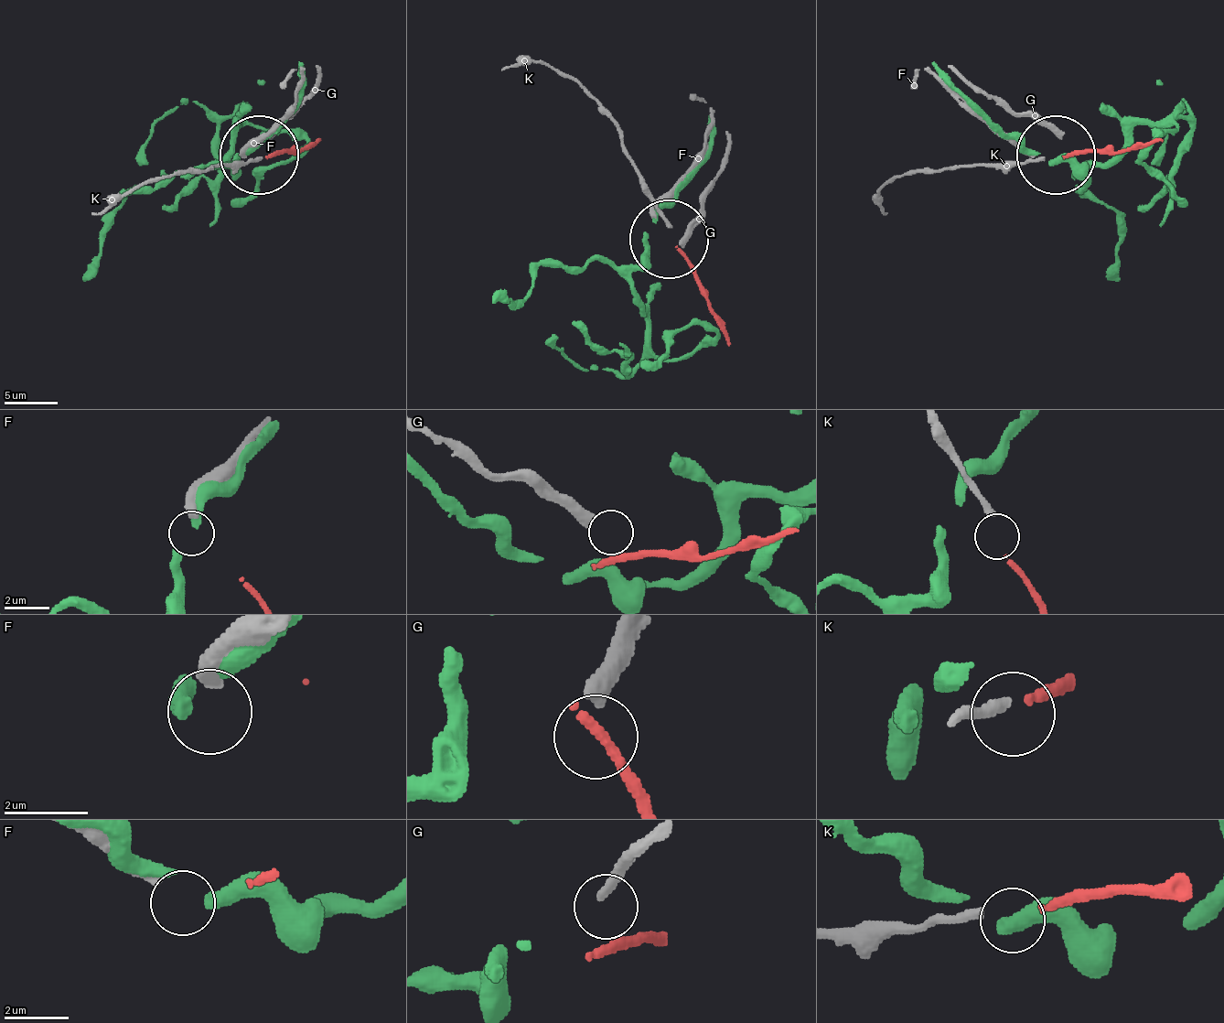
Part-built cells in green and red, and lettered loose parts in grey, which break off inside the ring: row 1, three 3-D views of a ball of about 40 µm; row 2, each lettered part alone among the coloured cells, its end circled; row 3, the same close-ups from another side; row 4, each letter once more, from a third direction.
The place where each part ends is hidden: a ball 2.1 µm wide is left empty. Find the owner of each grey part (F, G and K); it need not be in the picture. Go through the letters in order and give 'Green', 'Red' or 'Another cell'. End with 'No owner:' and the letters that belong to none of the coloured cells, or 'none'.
F: Another cell
G: Another cell
K: Red
No owner: F, G

